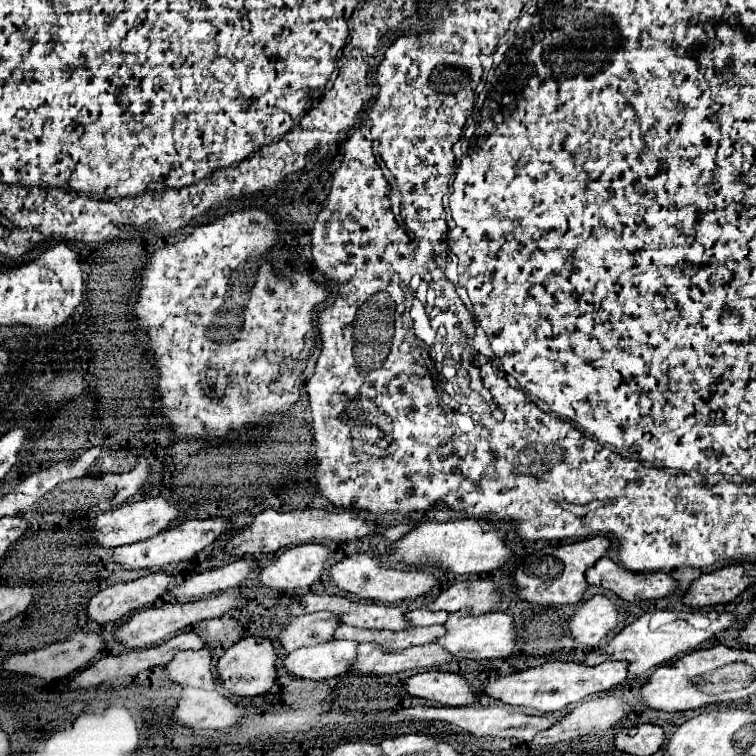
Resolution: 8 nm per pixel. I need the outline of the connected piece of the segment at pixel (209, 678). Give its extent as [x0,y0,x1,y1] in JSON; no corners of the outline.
[167,647,217,689]

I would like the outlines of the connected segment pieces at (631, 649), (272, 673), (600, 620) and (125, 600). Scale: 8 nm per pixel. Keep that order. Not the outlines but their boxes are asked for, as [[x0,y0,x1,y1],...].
[[585,609,735,675],[219,635,277,697],[569,595,619,647],[87,571,175,625]]

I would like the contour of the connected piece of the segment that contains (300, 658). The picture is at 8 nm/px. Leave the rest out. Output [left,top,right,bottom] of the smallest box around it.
[283,639,357,681]

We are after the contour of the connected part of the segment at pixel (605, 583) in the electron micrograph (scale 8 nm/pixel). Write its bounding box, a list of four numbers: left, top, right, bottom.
[587,557,677,601]

